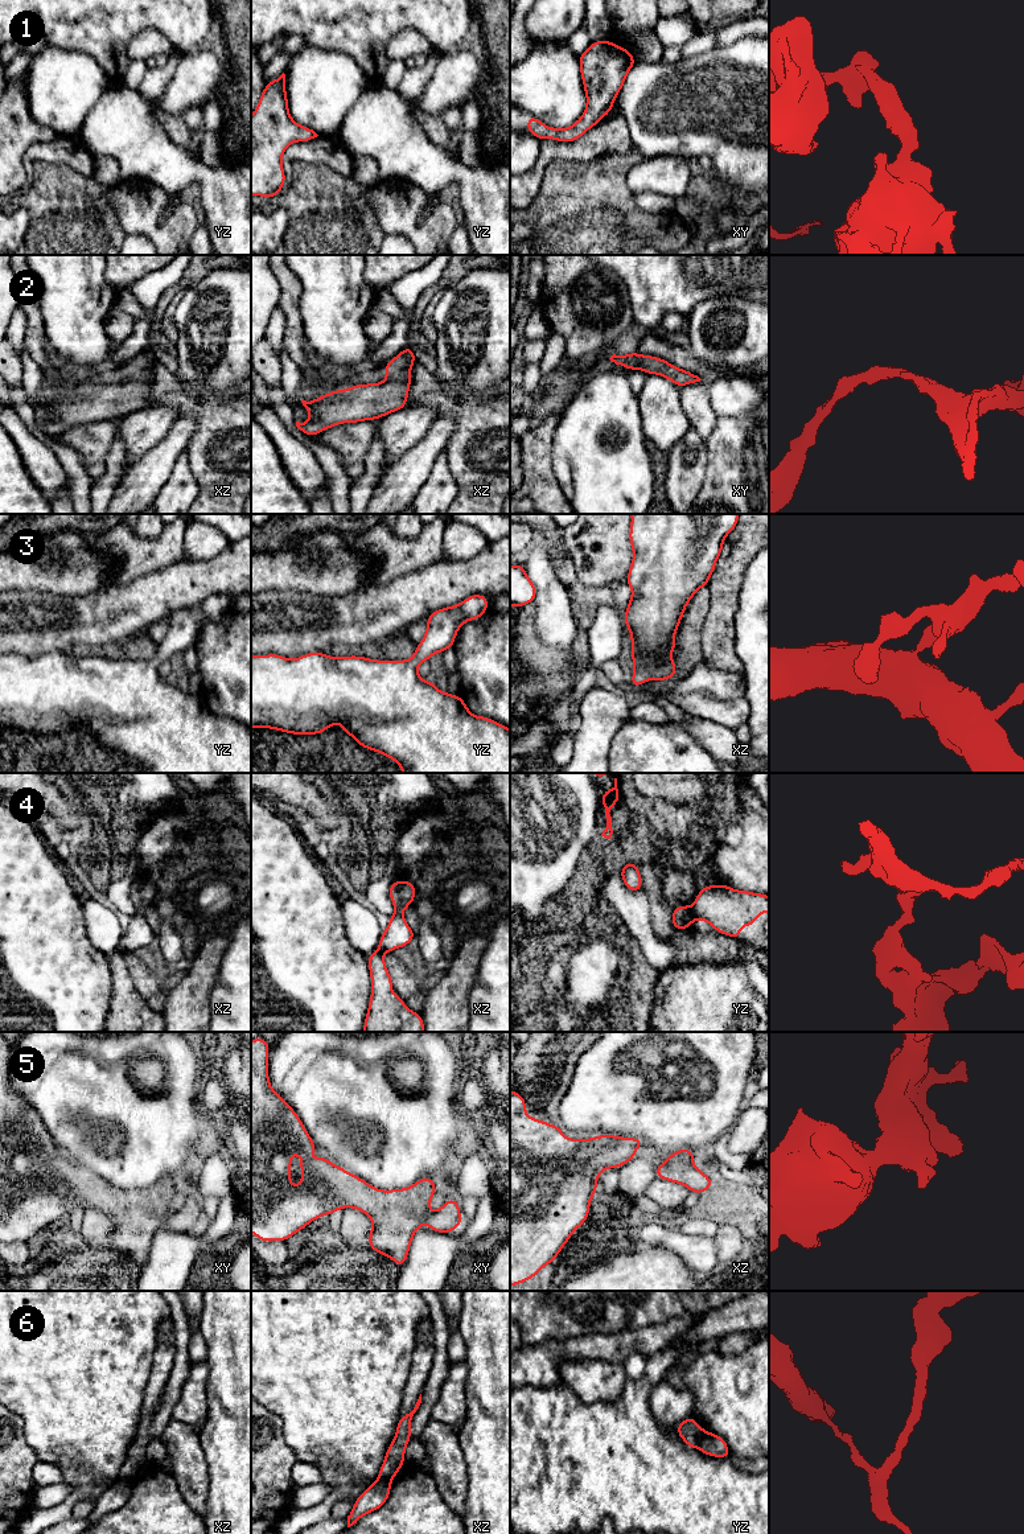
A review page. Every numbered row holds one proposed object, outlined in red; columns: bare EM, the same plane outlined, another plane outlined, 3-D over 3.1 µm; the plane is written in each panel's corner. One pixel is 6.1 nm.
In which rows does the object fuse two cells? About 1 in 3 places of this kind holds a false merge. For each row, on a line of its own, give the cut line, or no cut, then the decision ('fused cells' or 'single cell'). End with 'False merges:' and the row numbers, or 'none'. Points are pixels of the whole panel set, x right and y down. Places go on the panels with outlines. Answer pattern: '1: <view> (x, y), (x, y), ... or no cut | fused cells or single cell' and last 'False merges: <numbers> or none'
1: no cut | single cell
2: no cut | single cell
3: no cut | single cell
4: yz (689, 908), (694, 918) | fused cells
5: no cut | single cell
6: yz (704, 1431), (696, 1447) | fused cells
False merges: 4, 6

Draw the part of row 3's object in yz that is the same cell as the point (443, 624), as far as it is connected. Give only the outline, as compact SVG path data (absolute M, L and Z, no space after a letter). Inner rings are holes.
M472 595L460 604L432 612L427 617L428 626L421 642L414 657L406 661L378 661L358 655L337 658L320 651L296 659L279 654L251 655L251 728L320 735L338 723L362 748L396 761L403 773L510 773L510 729L489 717L472 715L460 695L441 692L418 673L421 662L453 647L464 622L482 617L488 609L485 595Z

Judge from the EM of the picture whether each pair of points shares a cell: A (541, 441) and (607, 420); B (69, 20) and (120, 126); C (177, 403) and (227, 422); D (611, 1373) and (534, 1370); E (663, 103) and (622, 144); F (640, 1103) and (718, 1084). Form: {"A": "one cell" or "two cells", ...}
{"A": "two cells", "B": "two cells", "C": "one cell", "D": "two cells", "E": "two cells", "F": "one cell"}

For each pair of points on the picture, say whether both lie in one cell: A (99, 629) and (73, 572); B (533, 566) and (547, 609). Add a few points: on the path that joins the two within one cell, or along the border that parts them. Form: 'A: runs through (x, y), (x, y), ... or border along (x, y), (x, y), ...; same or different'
A: border along (110, 587), (83, 595), (53, 593); different
B: runs through (543, 576), (547, 587), (547, 599); same

